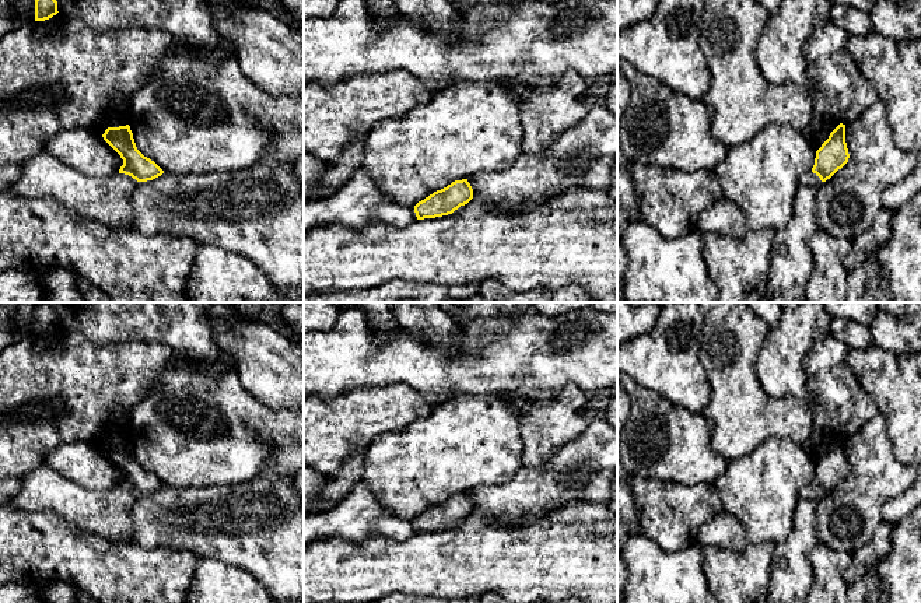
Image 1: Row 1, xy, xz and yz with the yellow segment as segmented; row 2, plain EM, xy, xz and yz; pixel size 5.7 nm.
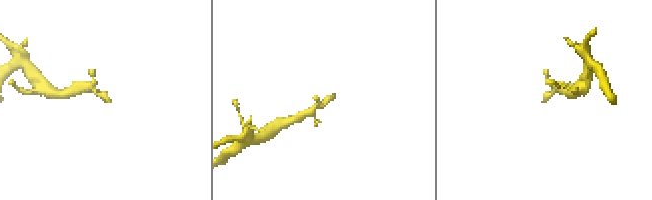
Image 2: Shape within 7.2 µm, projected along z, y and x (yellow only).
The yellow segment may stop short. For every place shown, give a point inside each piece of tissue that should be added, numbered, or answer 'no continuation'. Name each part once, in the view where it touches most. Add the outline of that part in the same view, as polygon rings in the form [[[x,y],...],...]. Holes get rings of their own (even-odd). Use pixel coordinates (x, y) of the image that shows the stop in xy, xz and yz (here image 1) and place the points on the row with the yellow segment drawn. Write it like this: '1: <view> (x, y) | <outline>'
1: yz (809, 178) | [[[812,171],[810,172],[806,172],[802,178],[801,178],[801,185],[816,185],[822,182],[820,178],[813,173]]]

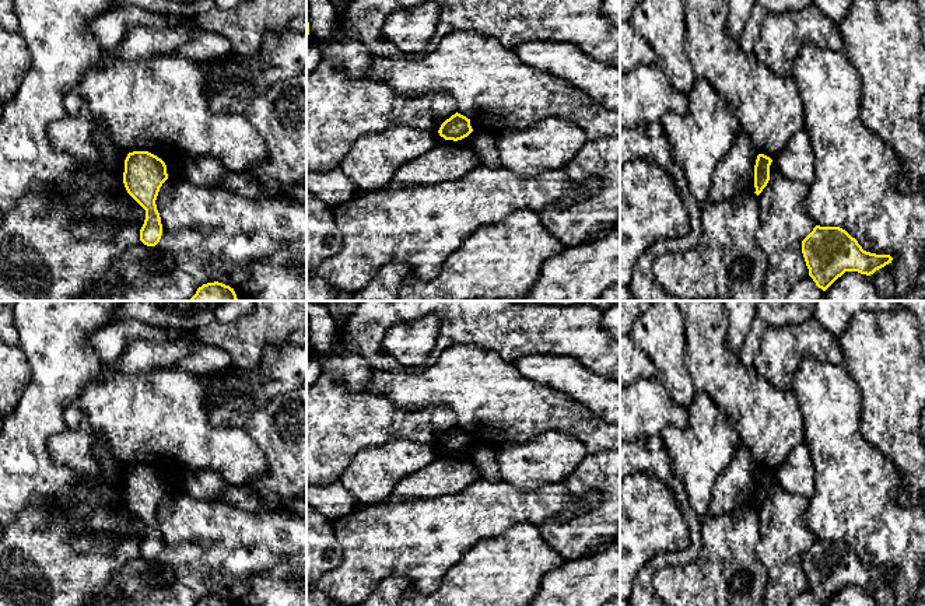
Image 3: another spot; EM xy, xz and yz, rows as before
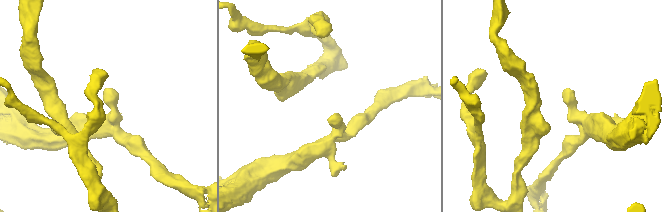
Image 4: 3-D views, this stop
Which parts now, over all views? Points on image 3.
no continuation

